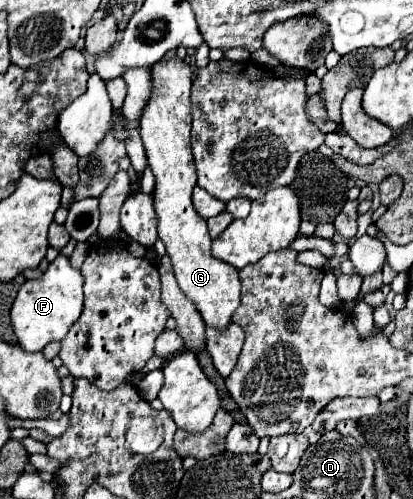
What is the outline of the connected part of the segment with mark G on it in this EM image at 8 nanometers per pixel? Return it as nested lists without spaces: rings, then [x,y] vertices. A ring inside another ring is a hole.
[[[172,57],[152,65],[152,99],[140,117],[140,137],[146,147],[146,159],[156,175],[154,209],[158,215],[158,233],[172,259],[180,289],[196,303],[206,325],[226,329],[232,313],[240,303],[238,269],[218,261],[210,253],[210,235],[206,219],[192,205],[192,189],[196,187],[196,167],[190,149],[192,103],[190,103],[192,69],[186,61]]]

